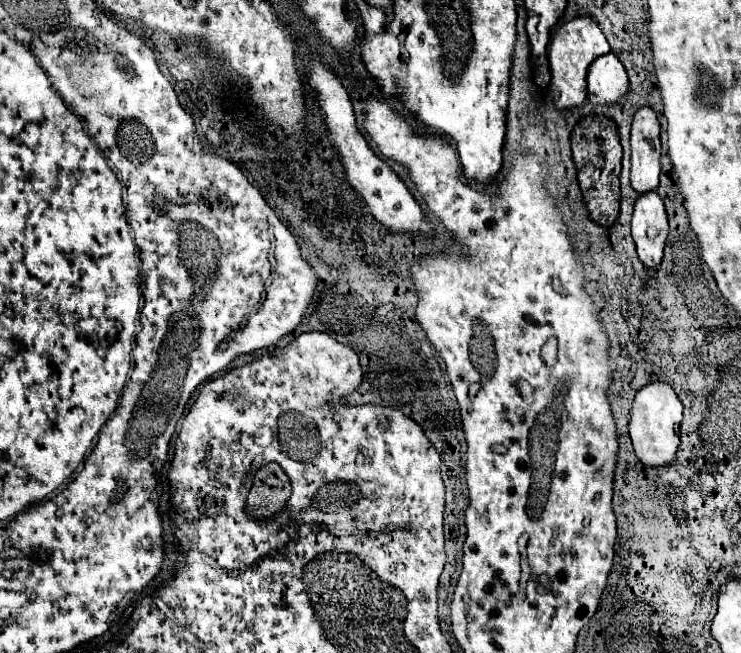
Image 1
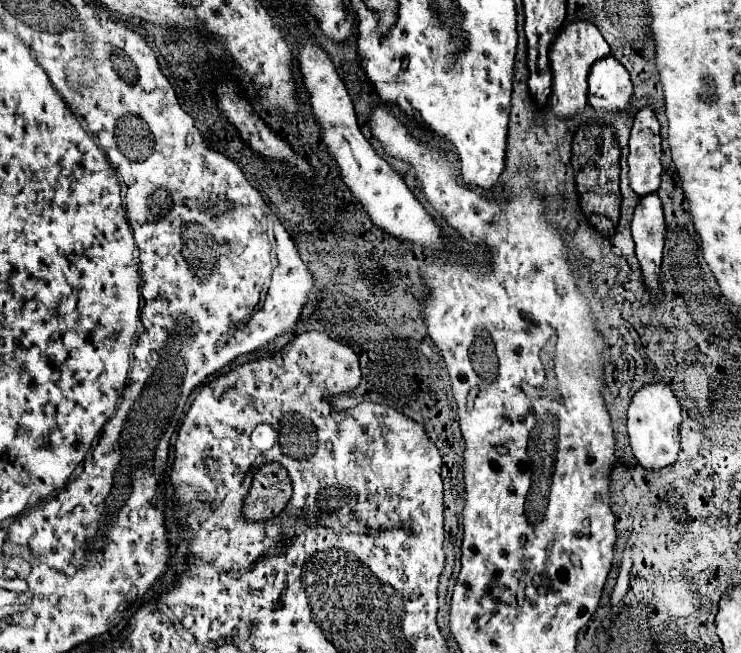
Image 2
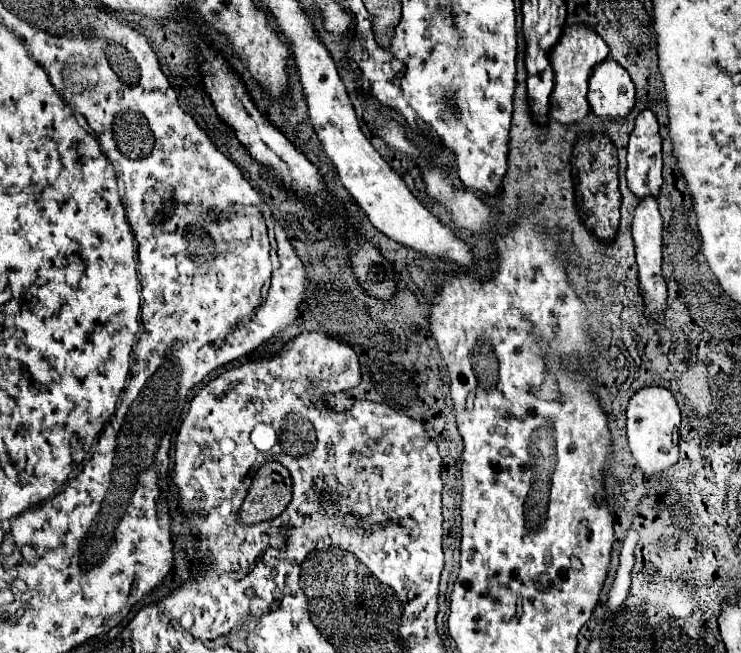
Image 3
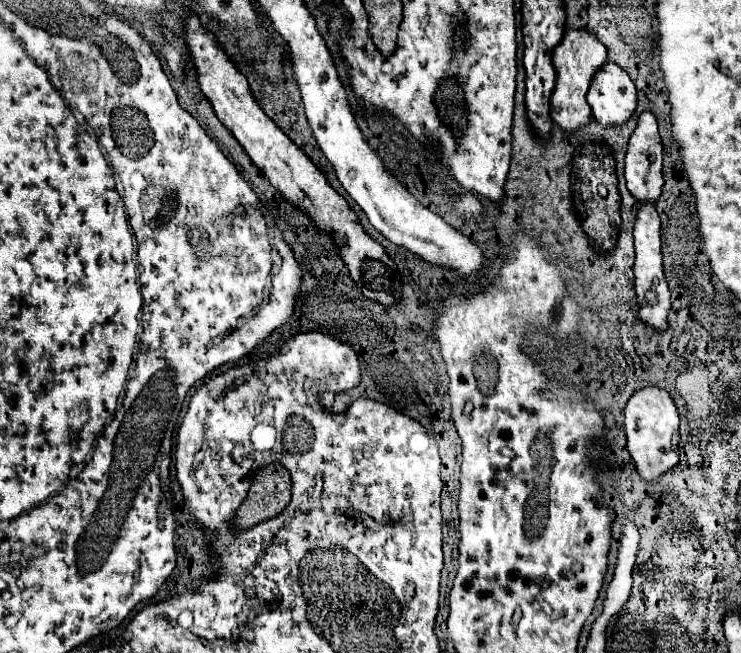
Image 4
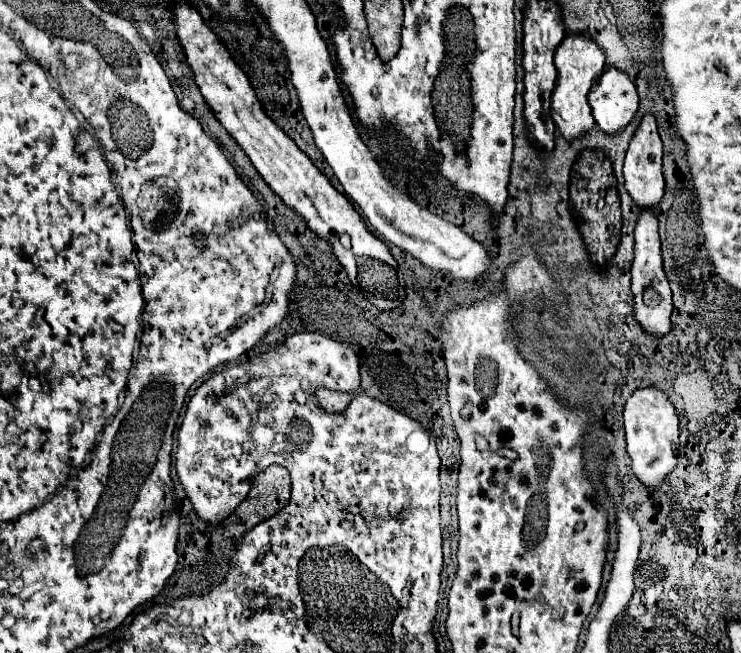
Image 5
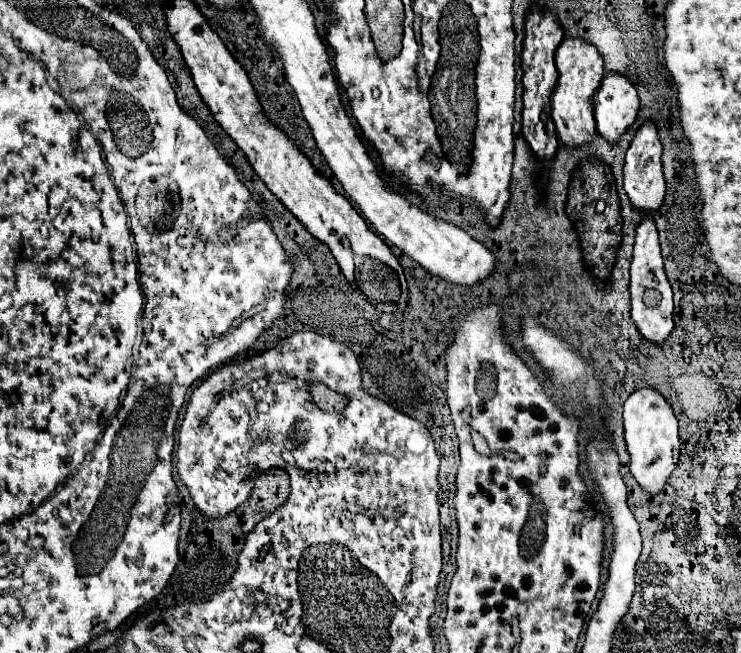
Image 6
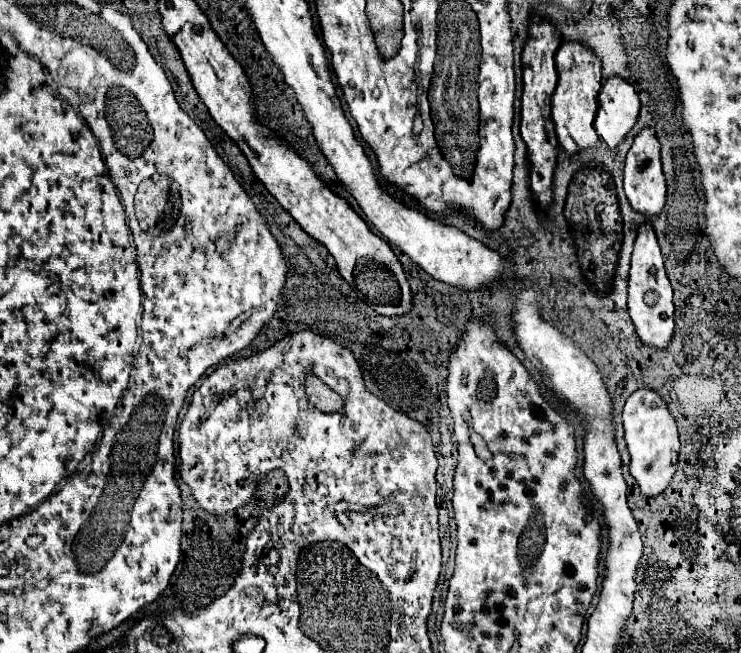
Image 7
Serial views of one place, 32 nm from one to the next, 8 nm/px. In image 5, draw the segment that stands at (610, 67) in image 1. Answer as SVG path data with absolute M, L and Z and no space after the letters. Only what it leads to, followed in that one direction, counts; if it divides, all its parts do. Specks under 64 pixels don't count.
M616 68L604 70L596 82L596 88L592 88L588 96L588 102L598 128L608 136L616 136L620 130L624 130L634 120L638 110L636 86Z

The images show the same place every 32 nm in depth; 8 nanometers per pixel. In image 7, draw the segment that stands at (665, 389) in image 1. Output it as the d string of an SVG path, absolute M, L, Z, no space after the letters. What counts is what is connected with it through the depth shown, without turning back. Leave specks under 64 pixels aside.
M648 388L636 390L624 404L624 430L626 430L626 444L630 452L630 474L640 486L640 492L648 498L662 494L676 474L678 462L678 430L672 414L668 412L666 402Z

